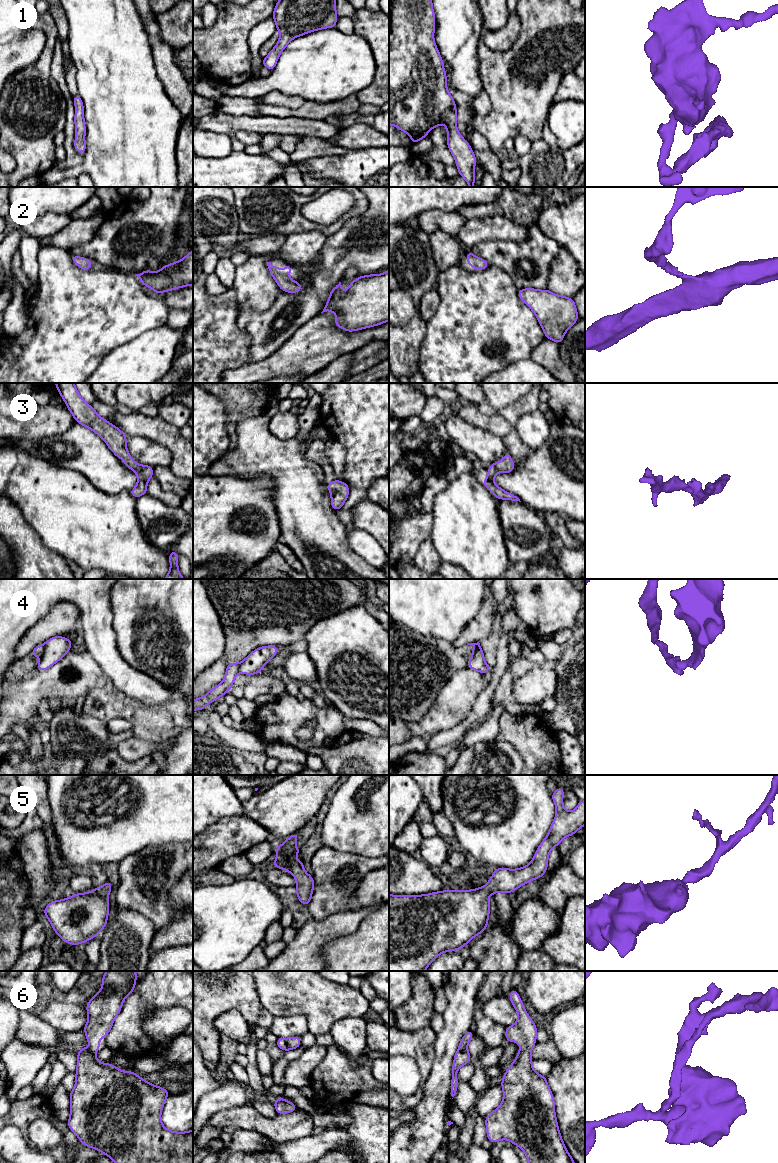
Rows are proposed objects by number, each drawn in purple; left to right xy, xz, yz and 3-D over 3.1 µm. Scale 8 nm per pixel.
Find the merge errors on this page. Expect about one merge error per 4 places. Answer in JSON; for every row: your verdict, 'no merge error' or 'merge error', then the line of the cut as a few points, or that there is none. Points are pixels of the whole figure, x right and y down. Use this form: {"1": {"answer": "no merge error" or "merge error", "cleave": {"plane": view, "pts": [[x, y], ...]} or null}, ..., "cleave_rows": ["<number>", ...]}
{"1": {"answer": "no merge error", "cleave": null}, "2": {"answer": "no merge error", "cleave": null}, "3": {"answer": "no merge error", "cleave": null}, "4": {"answer": "merge error", "cleave": {"plane": "xy", "pts": [[44, 643], [44, 651], [40, 656]]}}, "5": {"answer": "no merge error", "cleave": null}, "6": {"answer": "no merge error", "cleave": null}, "cleave_rows": ["4"]}

